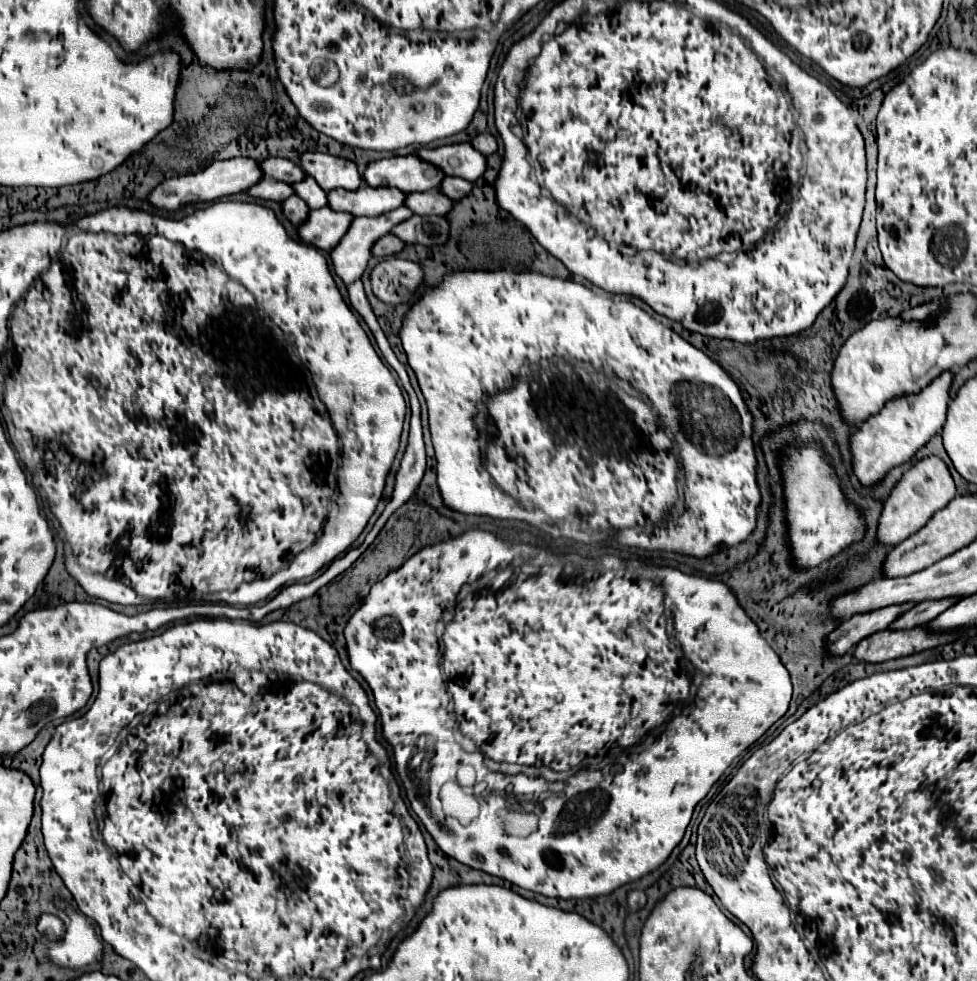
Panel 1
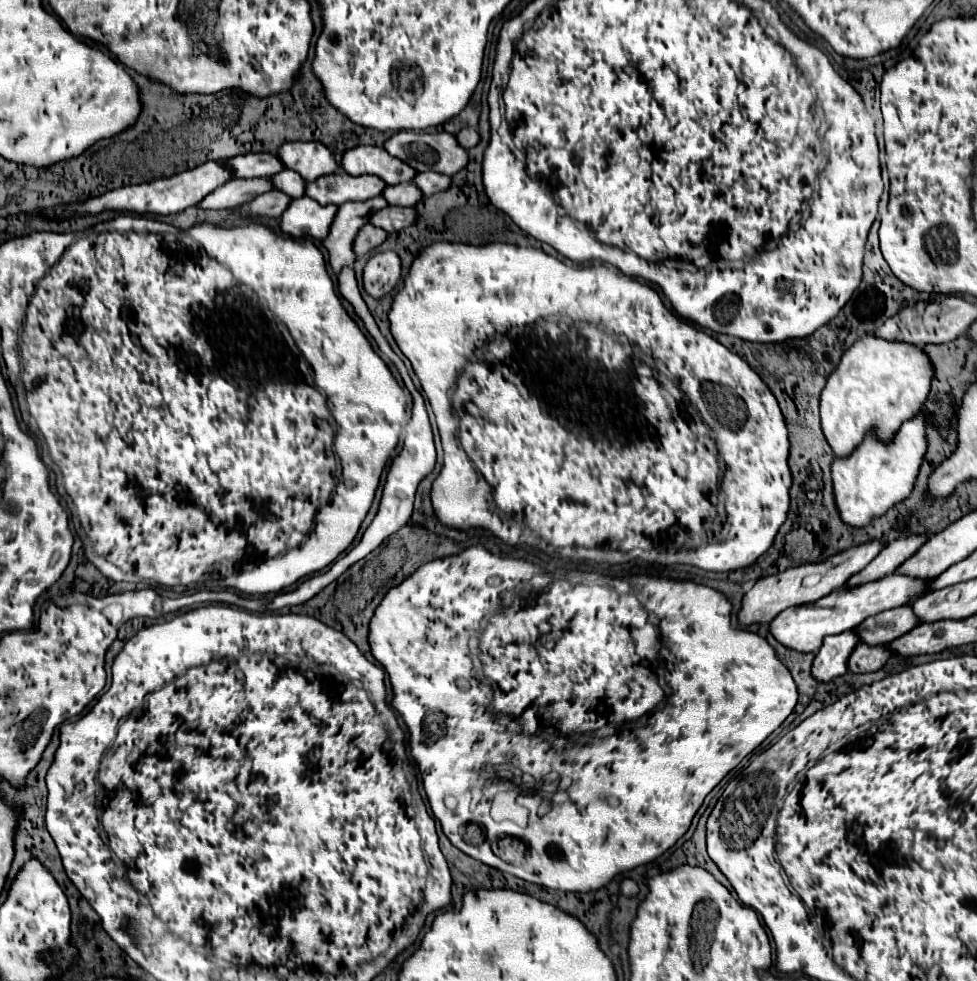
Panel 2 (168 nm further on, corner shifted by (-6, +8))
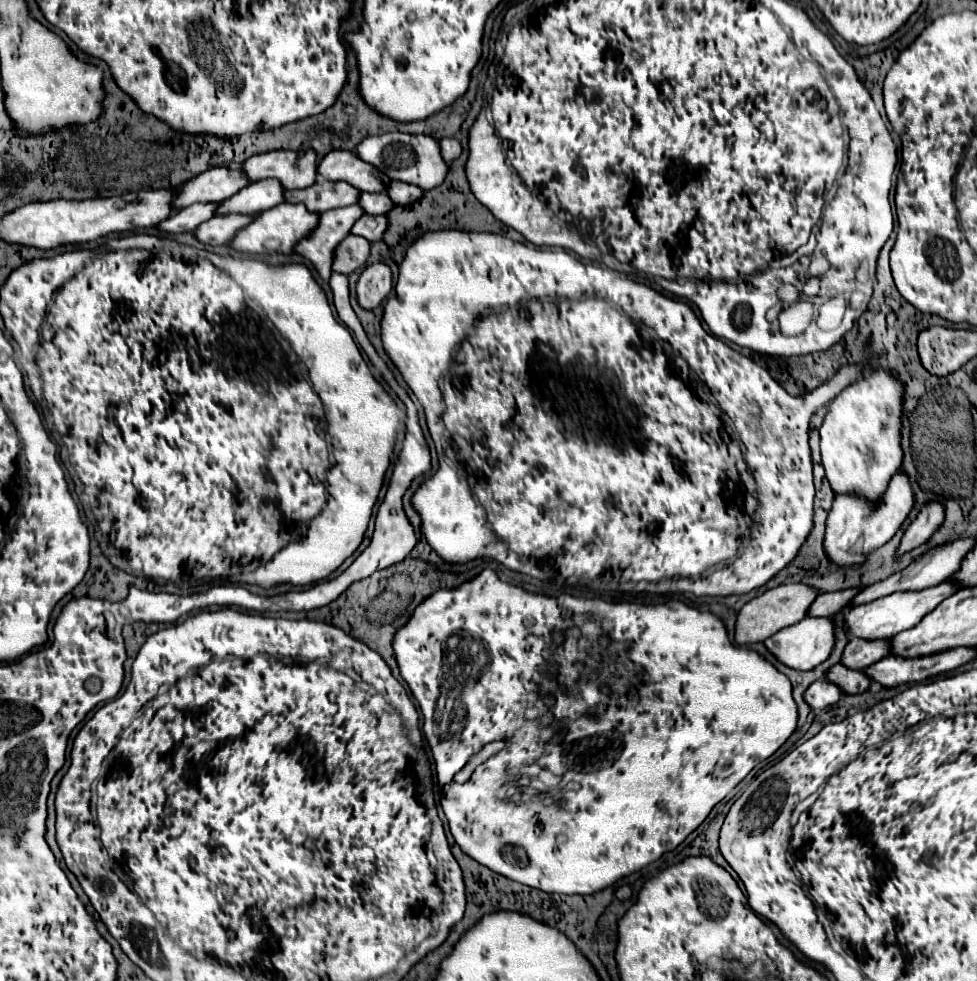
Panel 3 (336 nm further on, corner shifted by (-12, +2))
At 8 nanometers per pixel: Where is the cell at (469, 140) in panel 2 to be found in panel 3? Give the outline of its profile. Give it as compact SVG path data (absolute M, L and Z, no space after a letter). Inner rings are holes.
M442 139L440 141L442 145L442 153L444 153L444 159L450 163L454 159L458 159L462 155L462 145L458 139Z

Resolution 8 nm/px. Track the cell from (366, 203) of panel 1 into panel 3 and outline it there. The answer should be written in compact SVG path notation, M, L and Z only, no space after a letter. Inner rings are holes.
M318 177L318 181L312 187L300 189L300 191L288 191L288 203L304 203L308 211L324 213L336 207L354 205L360 201L362 191L348 185L346 181L328 181Z

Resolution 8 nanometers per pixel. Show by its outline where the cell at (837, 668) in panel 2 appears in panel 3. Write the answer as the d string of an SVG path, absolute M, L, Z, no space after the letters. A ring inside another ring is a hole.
M822 677L808 687L804 697L808 699L808 705L812 705L812 709L822 709L826 705L834 705L840 699L840 695L842 695L842 689L834 685L830 679Z

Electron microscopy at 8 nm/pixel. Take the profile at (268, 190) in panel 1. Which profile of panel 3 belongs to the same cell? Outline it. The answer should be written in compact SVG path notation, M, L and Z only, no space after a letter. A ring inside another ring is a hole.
M194 203L190 207L178 209L174 213L174 217L168 217L168 221L160 223L158 227L164 231L170 231L170 233L194 231L198 225L212 219L216 215L218 207L220 207L220 203Z

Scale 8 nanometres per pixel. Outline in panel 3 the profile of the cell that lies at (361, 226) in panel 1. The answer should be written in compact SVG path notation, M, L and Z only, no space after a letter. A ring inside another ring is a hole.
M350 205L344 209L330 209L330 213L320 213L320 223L316 231L296 245L296 253L310 259L324 281L332 275L332 263L336 247L344 237L350 235L352 225L364 215L360 205Z

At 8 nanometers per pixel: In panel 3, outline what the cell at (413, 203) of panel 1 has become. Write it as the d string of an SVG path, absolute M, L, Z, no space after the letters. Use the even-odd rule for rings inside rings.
M364 193L360 195L360 207L370 213L370 215L382 215L392 211L396 205L392 203L392 199L388 197L388 193Z

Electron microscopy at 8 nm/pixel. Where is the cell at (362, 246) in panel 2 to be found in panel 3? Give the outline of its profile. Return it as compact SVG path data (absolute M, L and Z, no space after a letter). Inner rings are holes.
M348 235L338 247L336 247L336 261L334 271L350 275L358 267L366 265L370 257L370 241L360 235Z

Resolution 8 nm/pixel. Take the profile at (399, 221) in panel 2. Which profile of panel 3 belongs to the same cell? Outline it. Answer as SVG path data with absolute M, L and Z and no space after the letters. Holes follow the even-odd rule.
M364 215L360 217L360 221L356 221L356 225L352 227L354 235L366 237L368 241L380 241L388 229L388 217L386 215Z

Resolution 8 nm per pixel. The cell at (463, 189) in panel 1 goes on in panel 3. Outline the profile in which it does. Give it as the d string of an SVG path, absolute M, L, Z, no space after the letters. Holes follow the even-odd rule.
M392 181L392 185L388 187L388 195L392 197L396 205L410 205L424 197L424 189L418 185L404 183L404 181Z

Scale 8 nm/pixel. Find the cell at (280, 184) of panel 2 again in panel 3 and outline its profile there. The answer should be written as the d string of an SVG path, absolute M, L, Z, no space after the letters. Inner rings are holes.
M264 179L248 185L248 189L242 189L234 197L222 201L220 213L258 213L264 209L272 209L280 203L286 203L284 197L284 185L276 179Z

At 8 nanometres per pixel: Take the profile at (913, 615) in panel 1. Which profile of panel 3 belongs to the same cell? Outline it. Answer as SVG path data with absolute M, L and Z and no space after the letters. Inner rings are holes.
M850 639L844 653L842 653L842 663L850 669L866 669L872 663L880 661L882 657L888 657L892 651L892 639Z

